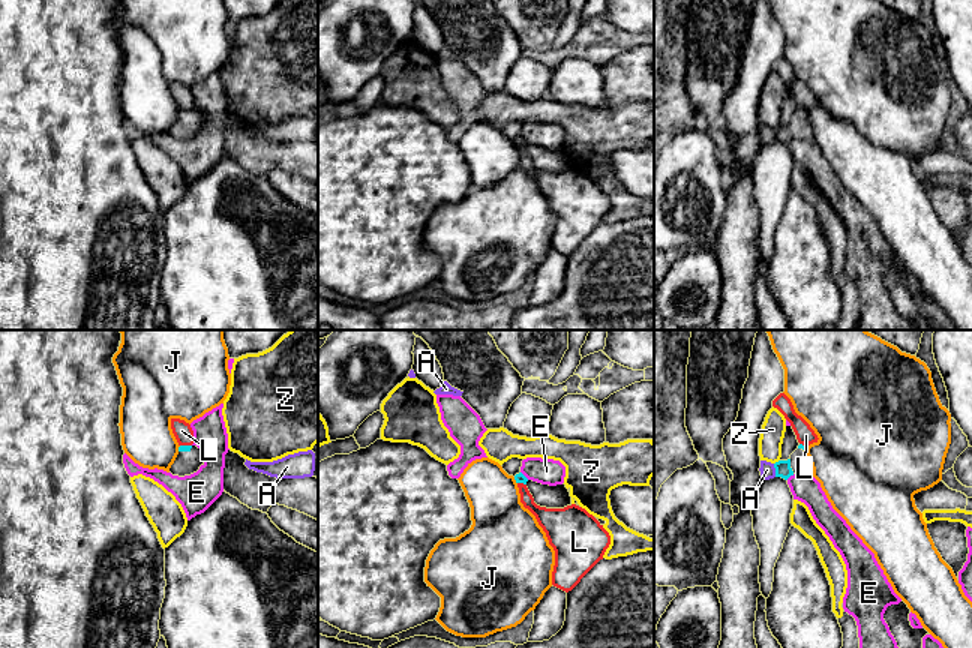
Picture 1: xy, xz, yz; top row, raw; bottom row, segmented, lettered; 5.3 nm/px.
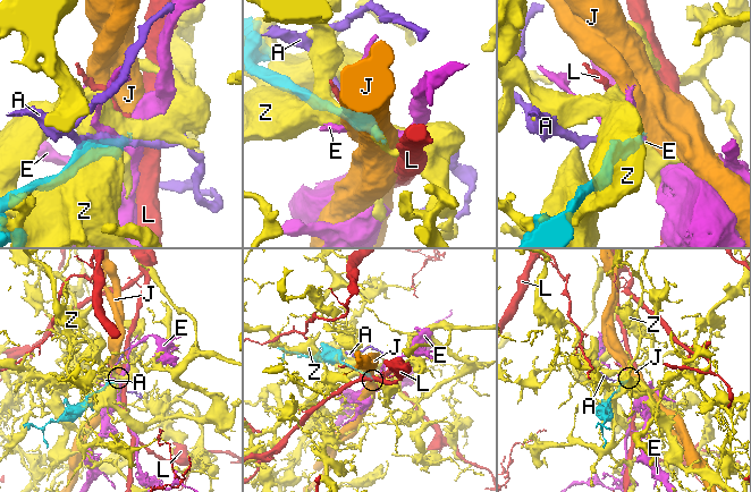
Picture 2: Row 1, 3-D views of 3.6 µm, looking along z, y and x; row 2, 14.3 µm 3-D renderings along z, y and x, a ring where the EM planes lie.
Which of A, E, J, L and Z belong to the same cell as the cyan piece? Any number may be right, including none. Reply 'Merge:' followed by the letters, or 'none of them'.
Merge: none of them

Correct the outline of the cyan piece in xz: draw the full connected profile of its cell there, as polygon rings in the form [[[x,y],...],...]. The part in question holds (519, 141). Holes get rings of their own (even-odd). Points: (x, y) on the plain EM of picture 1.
[[[522,136],[514,140],[516,147],[524,147],[530,158],[534,162],[534,166],[546,172],[564,172],[572,170],[572,160],[566,148],[542,148],[532,144],[528,144]]]

